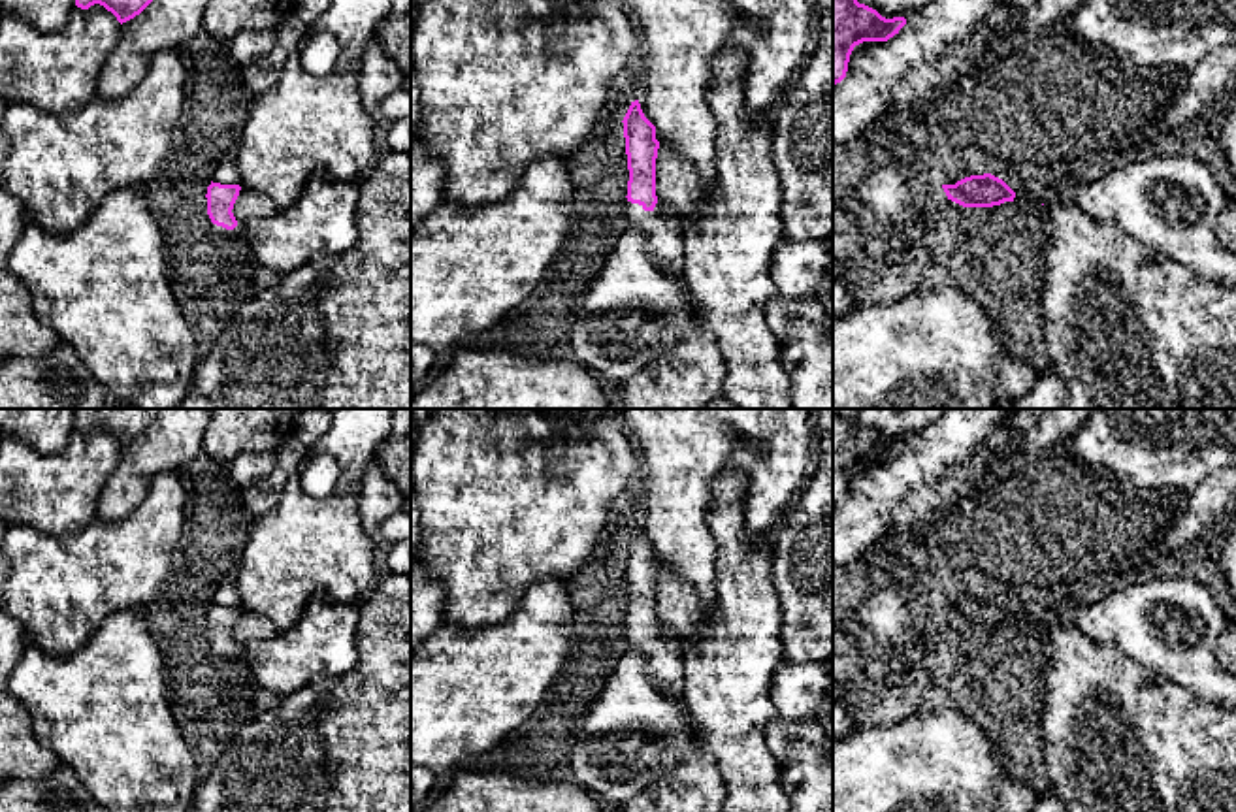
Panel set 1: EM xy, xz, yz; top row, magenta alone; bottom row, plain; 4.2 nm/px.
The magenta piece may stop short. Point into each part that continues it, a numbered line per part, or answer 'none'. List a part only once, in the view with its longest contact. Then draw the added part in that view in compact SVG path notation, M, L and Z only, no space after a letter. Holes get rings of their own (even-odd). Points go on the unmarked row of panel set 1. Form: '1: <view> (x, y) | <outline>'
1: xz (664, 660) | M626 620L626 652L641 652L646 659L646 676L654 688L673 699L684 701L686 667L678 642L659 625L652 633Z

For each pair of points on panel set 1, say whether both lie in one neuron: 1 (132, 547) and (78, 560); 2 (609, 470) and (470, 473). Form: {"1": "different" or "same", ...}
{"1": "same", "2": "same"}

